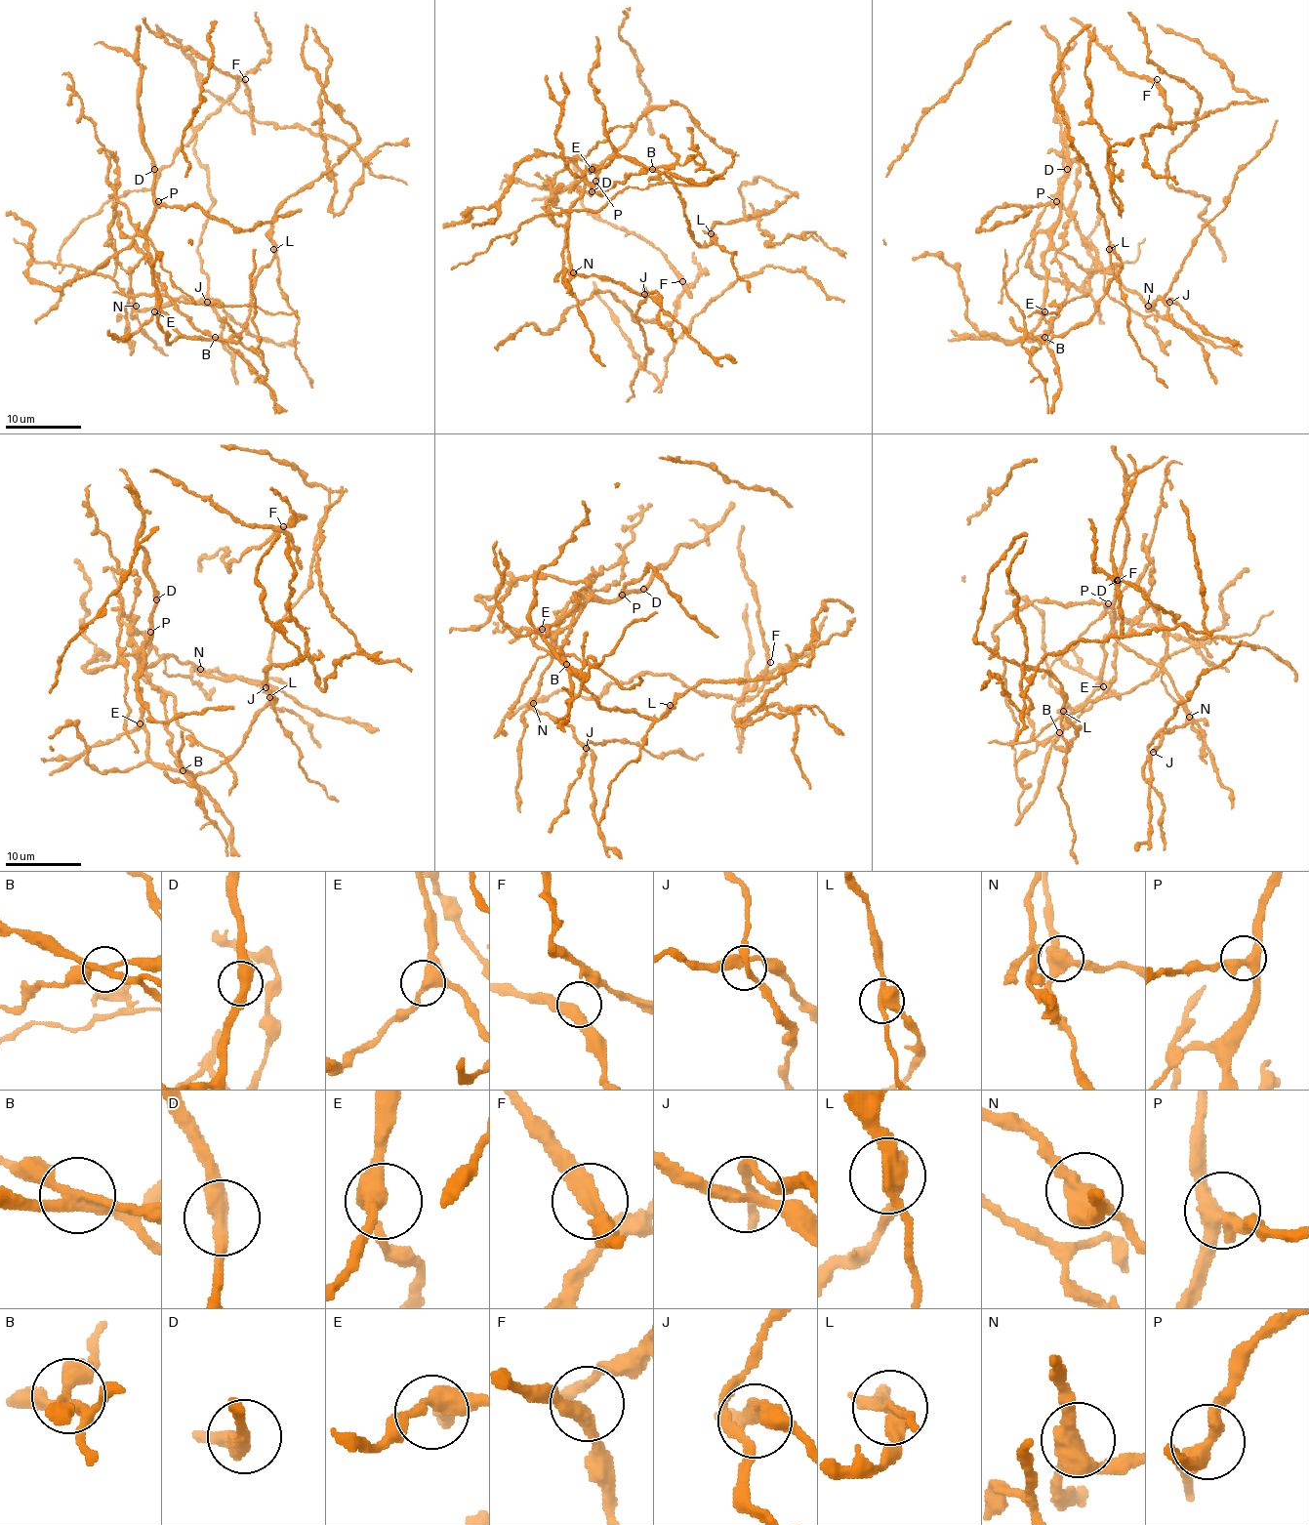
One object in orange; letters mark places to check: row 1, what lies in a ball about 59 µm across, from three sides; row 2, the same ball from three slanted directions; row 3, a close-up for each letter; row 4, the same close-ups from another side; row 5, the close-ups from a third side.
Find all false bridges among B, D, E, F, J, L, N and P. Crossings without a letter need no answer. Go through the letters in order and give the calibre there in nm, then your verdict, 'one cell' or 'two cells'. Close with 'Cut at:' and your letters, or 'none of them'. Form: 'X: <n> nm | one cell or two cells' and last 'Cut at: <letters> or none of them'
B: 280 nm | two cells
D: 440 nm | one cell
E: 400 nm | one cell
F: 340 nm | one cell
J: 260 nm | one cell
L: 360 nm | two cells
N: 460 nm | one cell
P: 380 nm | one cell
Cut at: B, L

